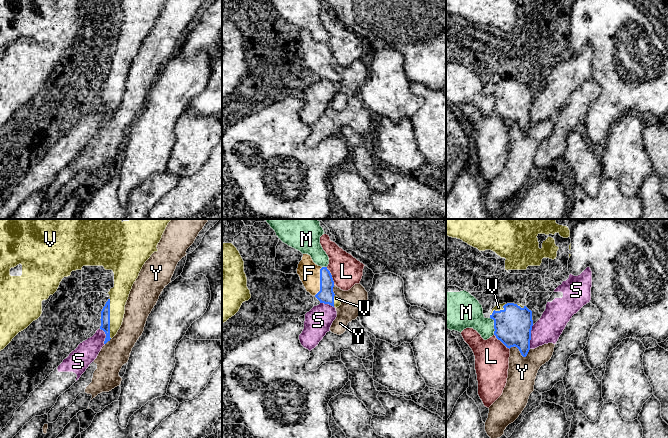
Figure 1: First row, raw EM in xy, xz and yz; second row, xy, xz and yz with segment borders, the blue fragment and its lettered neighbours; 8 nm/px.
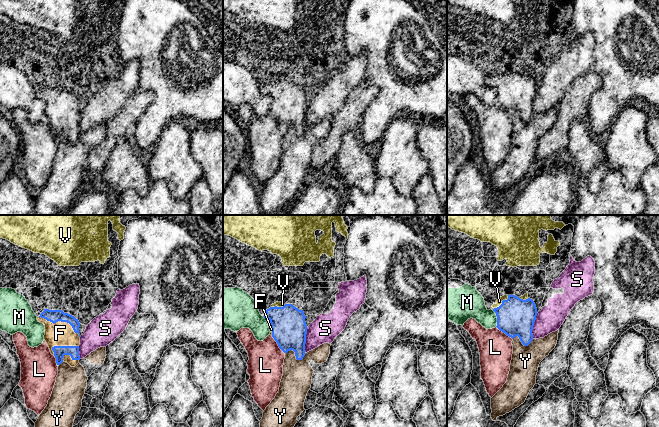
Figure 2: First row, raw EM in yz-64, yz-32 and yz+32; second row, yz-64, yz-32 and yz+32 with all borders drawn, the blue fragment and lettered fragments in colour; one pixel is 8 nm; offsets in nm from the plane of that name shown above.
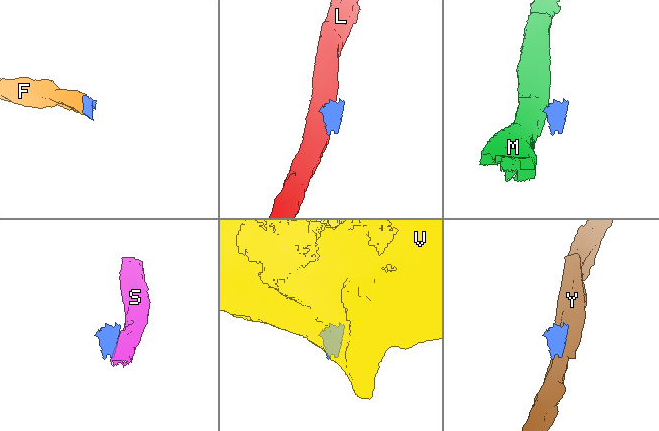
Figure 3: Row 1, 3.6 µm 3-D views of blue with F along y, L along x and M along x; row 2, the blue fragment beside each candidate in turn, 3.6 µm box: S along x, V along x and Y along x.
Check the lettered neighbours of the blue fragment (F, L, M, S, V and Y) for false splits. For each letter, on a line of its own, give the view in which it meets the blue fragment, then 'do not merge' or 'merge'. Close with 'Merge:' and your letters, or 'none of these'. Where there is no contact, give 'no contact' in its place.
F: contact in xz; merge
L: contact in xz; do not merge
M: contact in yz; do not merge
S: contact in yz; do not merge
V: contact in xy; do not merge
Y: contact in yz; do not merge
Merge: F

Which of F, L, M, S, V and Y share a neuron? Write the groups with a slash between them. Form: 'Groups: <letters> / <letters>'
Groups: F / L / M / S / V / Y

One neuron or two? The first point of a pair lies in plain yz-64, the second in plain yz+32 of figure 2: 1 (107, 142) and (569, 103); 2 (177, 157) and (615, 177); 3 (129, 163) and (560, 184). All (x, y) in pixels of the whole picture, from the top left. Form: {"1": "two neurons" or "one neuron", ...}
{"1": "one neuron", "2": "two neurons", "3": "two neurons"}

